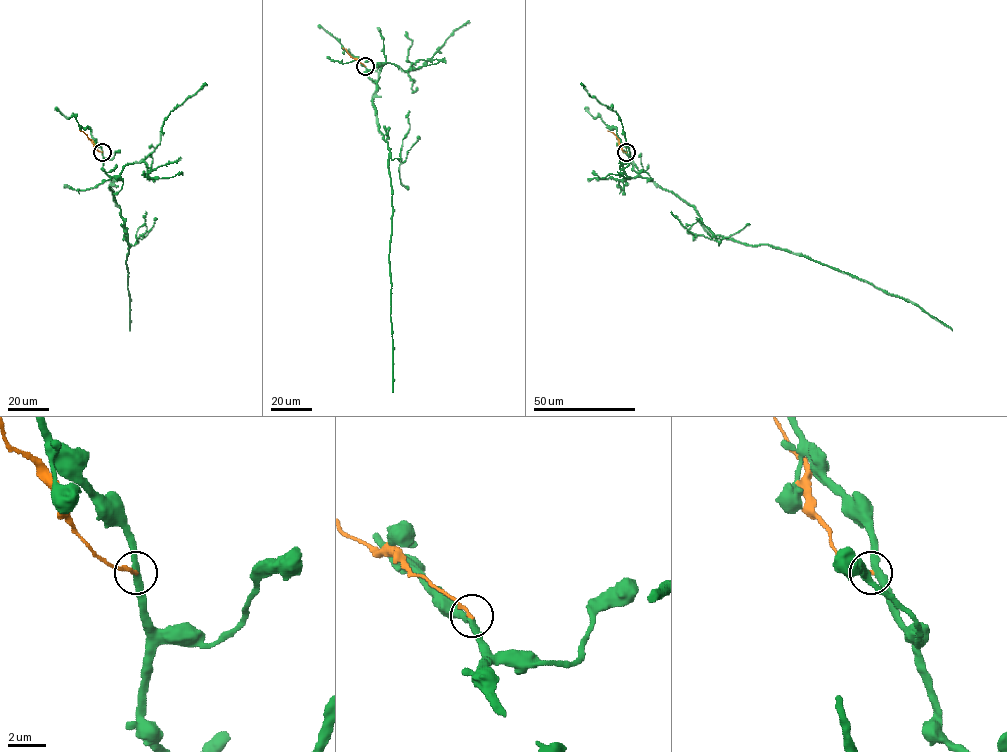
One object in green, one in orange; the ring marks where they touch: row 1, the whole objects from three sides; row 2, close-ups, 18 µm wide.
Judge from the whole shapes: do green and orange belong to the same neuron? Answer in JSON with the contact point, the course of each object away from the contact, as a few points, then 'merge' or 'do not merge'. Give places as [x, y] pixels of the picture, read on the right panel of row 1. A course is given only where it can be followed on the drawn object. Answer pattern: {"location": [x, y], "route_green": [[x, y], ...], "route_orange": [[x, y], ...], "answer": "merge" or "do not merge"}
{"location": [626, 152], "route_green": [[626, 152], [641, 177], [651, 179], [689, 203], [714, 234], [808, 256], [889, 293], [908, 298], [952, 331]], "route_orange": [[626, 152], [616, 136], [607, 130]], "answer": "do not merge"}

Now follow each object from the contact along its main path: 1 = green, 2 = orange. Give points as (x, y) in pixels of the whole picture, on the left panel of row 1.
1: (102, 152), (103, 169), (113, 179), (110, 188), (120, 208), (125, 239), (130, 245), (126, 256), (130, 331)
2: (102, 152), (79, 130)

